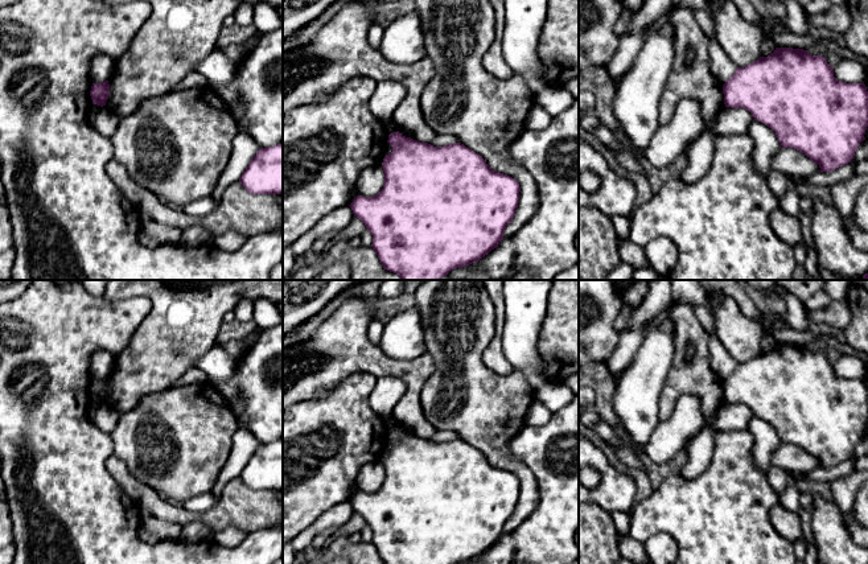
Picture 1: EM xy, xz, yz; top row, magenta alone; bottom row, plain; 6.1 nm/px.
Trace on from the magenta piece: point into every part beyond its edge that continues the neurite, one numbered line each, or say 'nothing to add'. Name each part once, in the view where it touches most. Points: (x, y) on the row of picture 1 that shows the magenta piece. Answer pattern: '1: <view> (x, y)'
nothing to add

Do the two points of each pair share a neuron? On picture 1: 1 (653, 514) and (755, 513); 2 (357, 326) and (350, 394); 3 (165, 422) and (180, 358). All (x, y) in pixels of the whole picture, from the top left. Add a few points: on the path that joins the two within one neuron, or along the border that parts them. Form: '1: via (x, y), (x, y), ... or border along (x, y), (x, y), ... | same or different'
1: via (678, 513), (729, 513) | same
2: border along (377, 377), (369, 373), (353, 373), (328, 392) | different
3: border along (168, 386), (144, 394), (139, 399) | different

